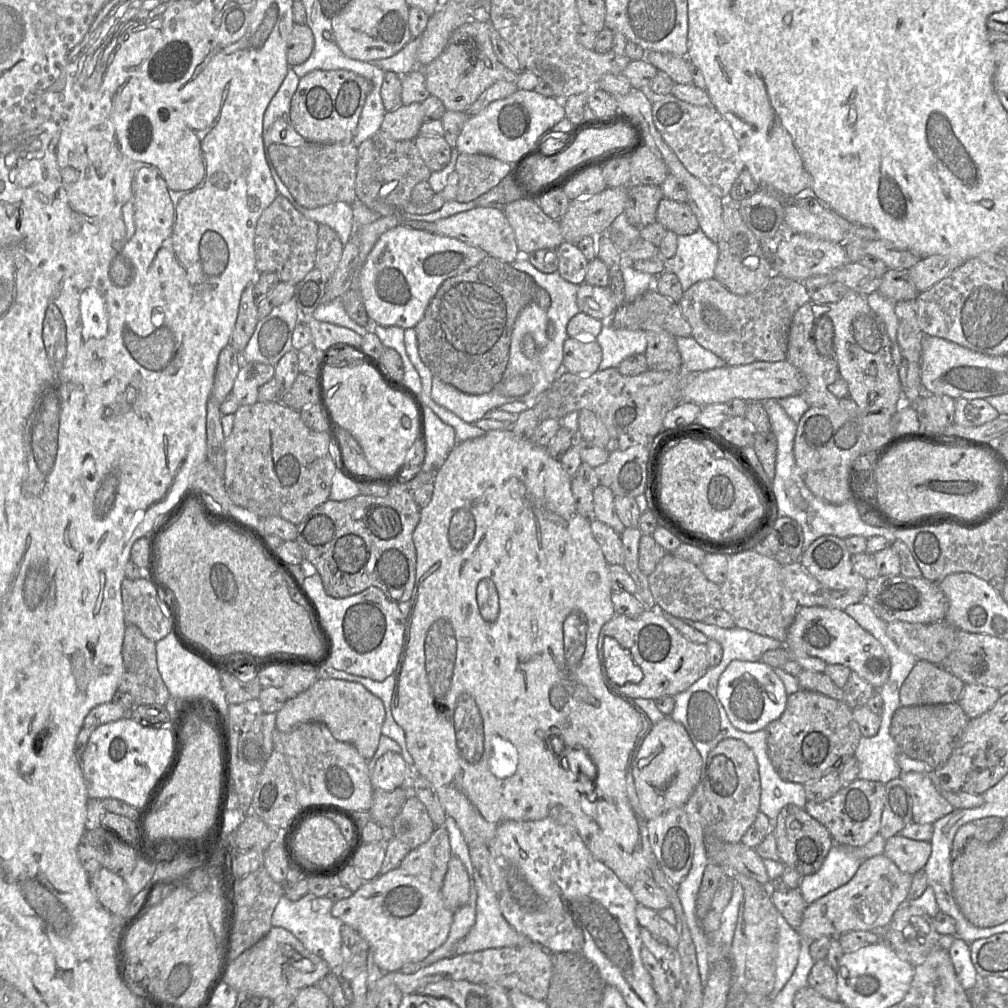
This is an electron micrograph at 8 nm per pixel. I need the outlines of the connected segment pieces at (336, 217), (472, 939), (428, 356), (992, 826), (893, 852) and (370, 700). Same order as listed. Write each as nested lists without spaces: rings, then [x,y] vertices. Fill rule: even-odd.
[[[268,155],[267,162],[278,194],[287,198],[291,204],[308,219],[313,220],[317,224],[325,224],[331,227],[337,233],[342,244],[345,245],[354,232],[354,218],[351,205],[345,202],[336,202],[311,209],[303,207],[292,197],[289,190],[280,180]]]
[[[488,845],[469,846],[469,856],[474,868],[474,883],[477,890],[476,919],[469,933],[453,947],[453,955],[474,953],[491,948],[525,946],[533,943],[510,926],[502,915],[498,898],[492,885]]]
[[[488,255],[464,273],[445,280],[432,298],[423,318],[415,326],[419,357],[432,377],[468,395],[491,392],[503,378],[507,367],[514,323],[520,312],[535,301],[537,288],[538,285],[531,276]]]
[[[996,816],[980,818],[961,826],[956,832],[952,847],[951,860],[956,859],[970,840],[992,842],[999,837],[1004,827],[1004,819]]]
[[[894,835],[885,842],[884,853],[905,873],[914,875],[924,866],[931,854],[931,843]]]
[[[319,677],[307,690],[286,700],[276,713],[275,728],[280,732],[290,732],[302,723],[323,723],[336,740],[353,745],[364,759],[370,760],[377,750],[384,719],[382,700],[362,684]]]

